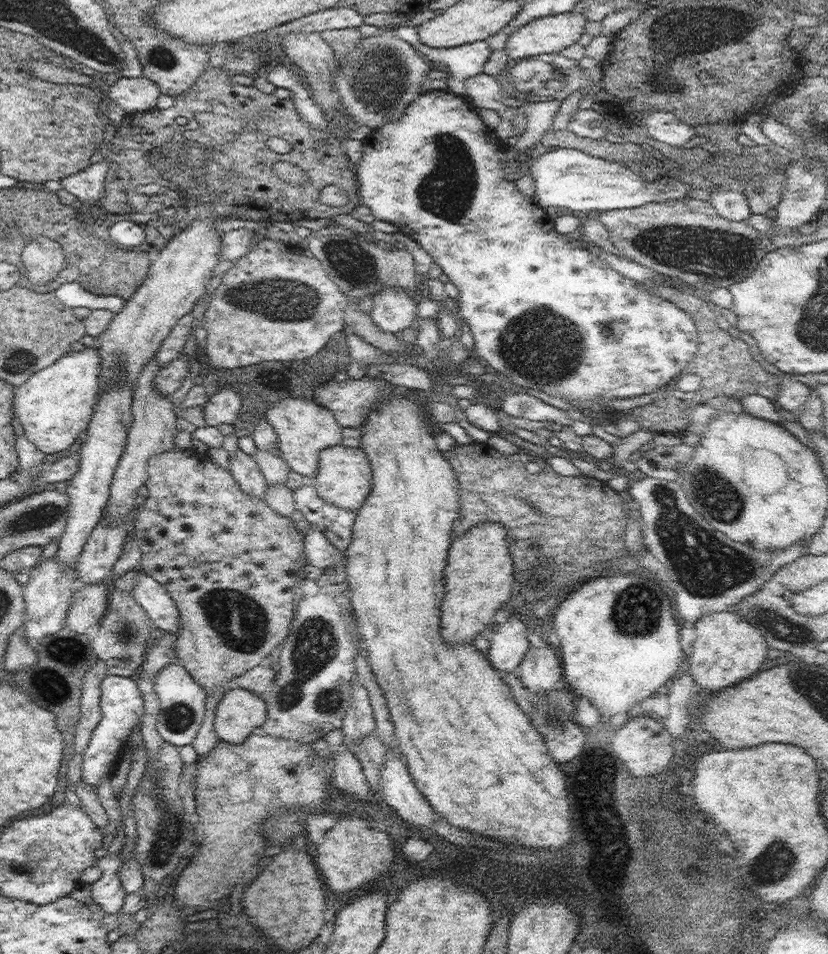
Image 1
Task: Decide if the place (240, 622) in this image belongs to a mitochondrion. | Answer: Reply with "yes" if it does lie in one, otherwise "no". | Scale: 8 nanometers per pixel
yes

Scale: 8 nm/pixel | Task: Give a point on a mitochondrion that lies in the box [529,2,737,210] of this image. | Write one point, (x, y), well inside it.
(557, 71)

